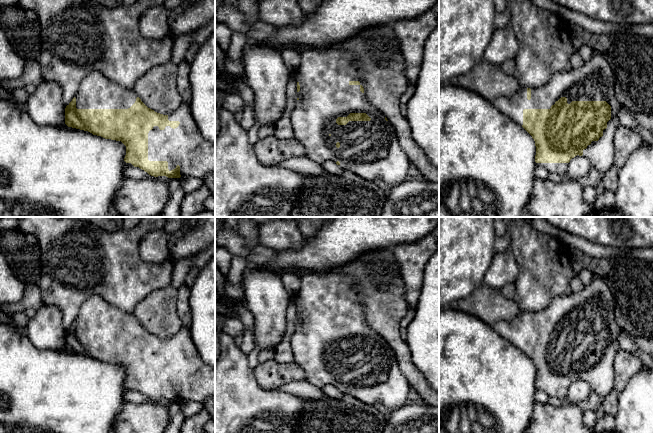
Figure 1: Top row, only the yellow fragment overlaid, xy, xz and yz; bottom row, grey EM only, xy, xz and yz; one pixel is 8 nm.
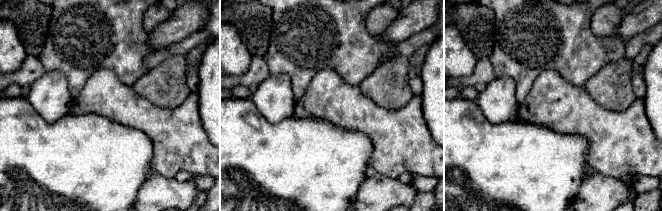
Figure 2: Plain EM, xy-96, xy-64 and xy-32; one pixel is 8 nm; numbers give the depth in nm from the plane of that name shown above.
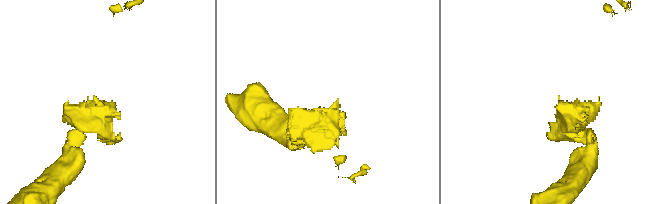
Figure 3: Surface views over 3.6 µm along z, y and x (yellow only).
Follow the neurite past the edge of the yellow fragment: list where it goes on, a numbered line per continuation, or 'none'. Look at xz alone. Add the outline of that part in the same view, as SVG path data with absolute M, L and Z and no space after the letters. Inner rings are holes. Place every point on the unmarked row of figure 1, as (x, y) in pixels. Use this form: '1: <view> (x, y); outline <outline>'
1: xz (370, 373); outline M331 272L328 274L305 274L301 276L301 287L295 293L294 301L300 309L298 324L291 338L291 348L294 363L306 372L306 381L323 388L326 385L340 386L343 394L348 394L368 404L381 404L392 410L397 409L408 402L408 393L411 389L407 379L399 369L396 356L384 339L369 327L364 317L360 315L362 298L354 288L353 277ZM350 337L366 337L370 345L349 345L346 349L338 349L338 341L347 341Z

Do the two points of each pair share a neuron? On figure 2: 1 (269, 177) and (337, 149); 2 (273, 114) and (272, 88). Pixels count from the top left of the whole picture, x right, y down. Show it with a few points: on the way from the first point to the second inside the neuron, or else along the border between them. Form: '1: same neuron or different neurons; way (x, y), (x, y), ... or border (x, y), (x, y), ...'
1: same neuron; way (286, 160), (320, 160)
2: same neuron; way (273, 108), (273, 94)

